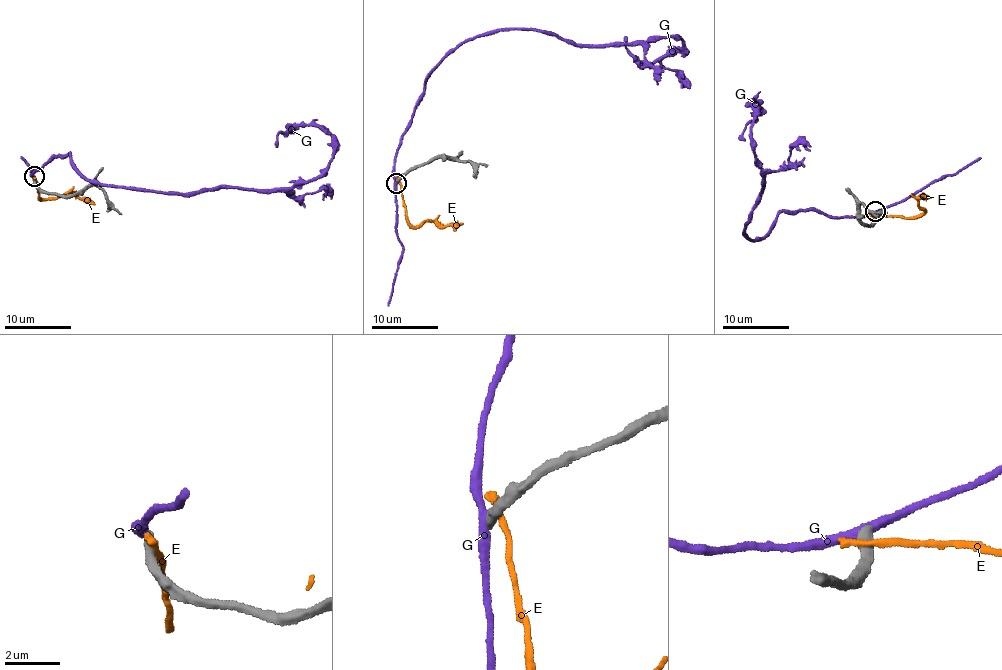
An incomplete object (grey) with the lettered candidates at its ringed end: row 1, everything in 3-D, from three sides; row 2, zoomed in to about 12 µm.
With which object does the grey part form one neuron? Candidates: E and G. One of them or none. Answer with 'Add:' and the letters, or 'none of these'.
Add: none of these

